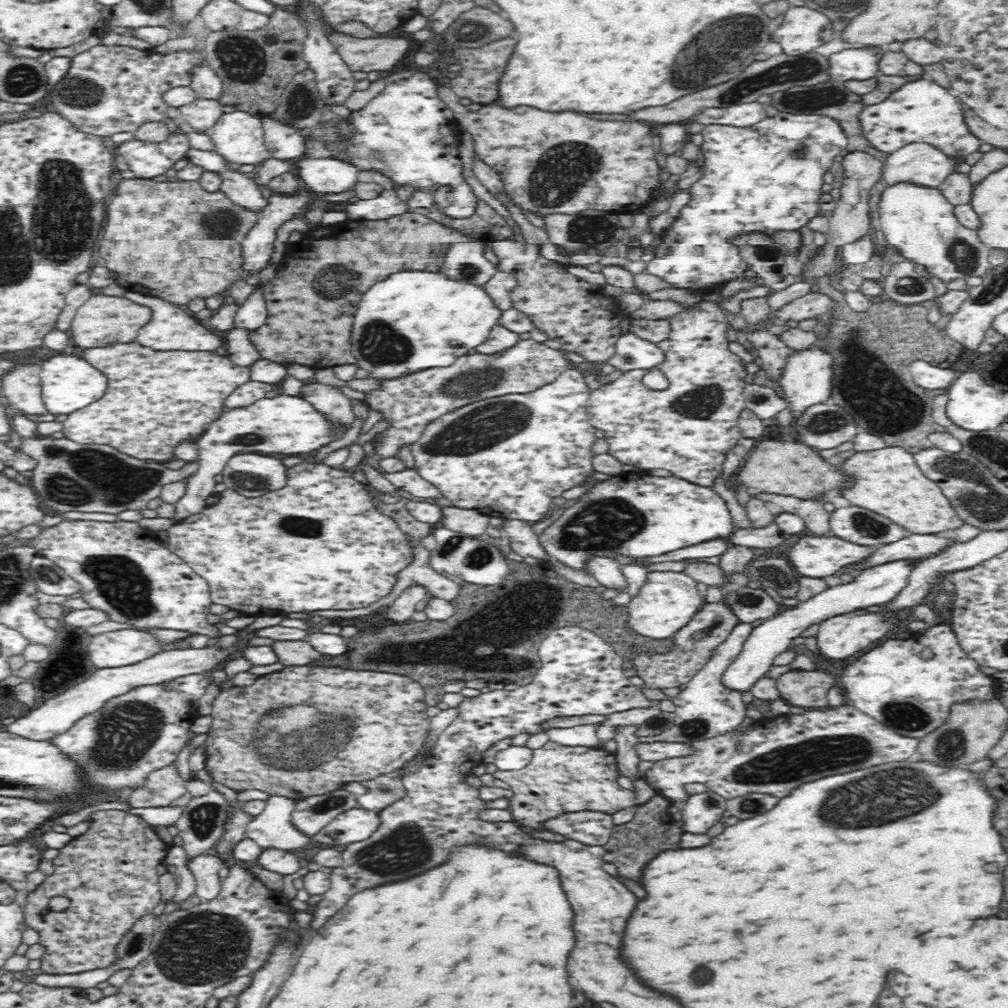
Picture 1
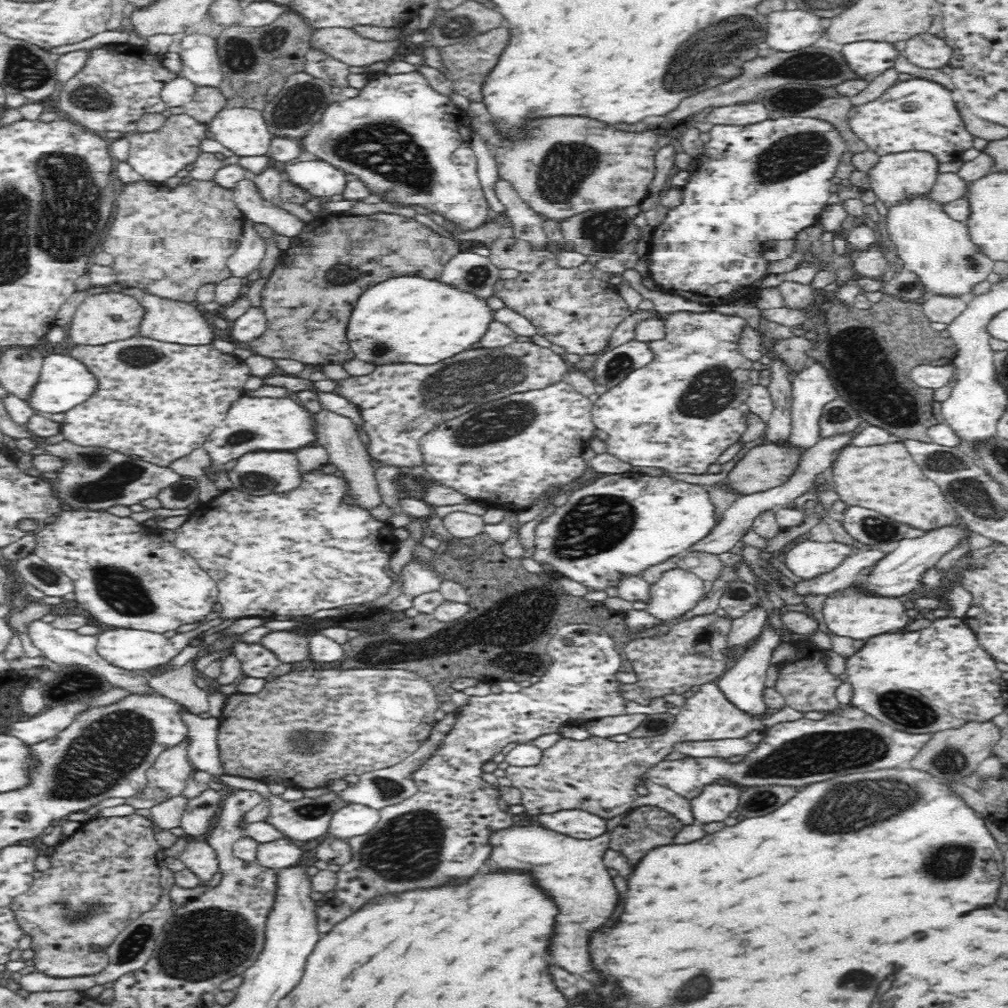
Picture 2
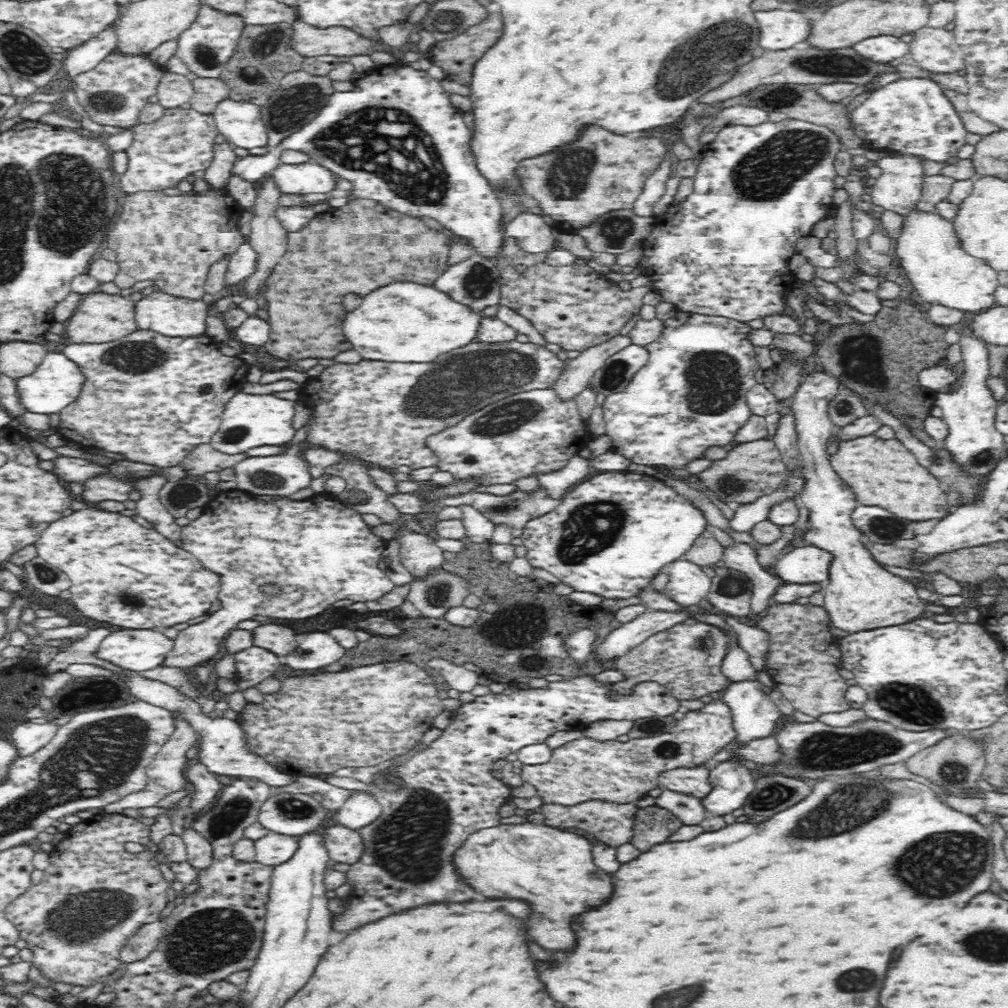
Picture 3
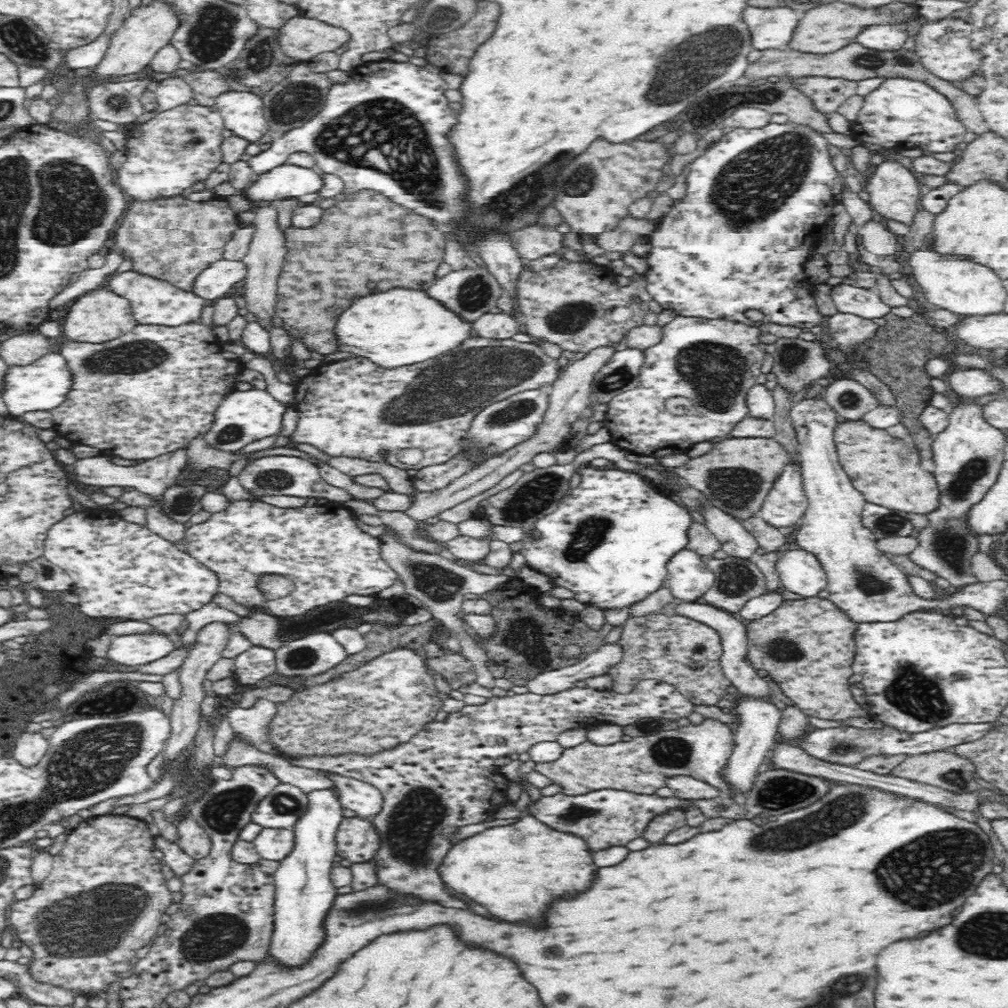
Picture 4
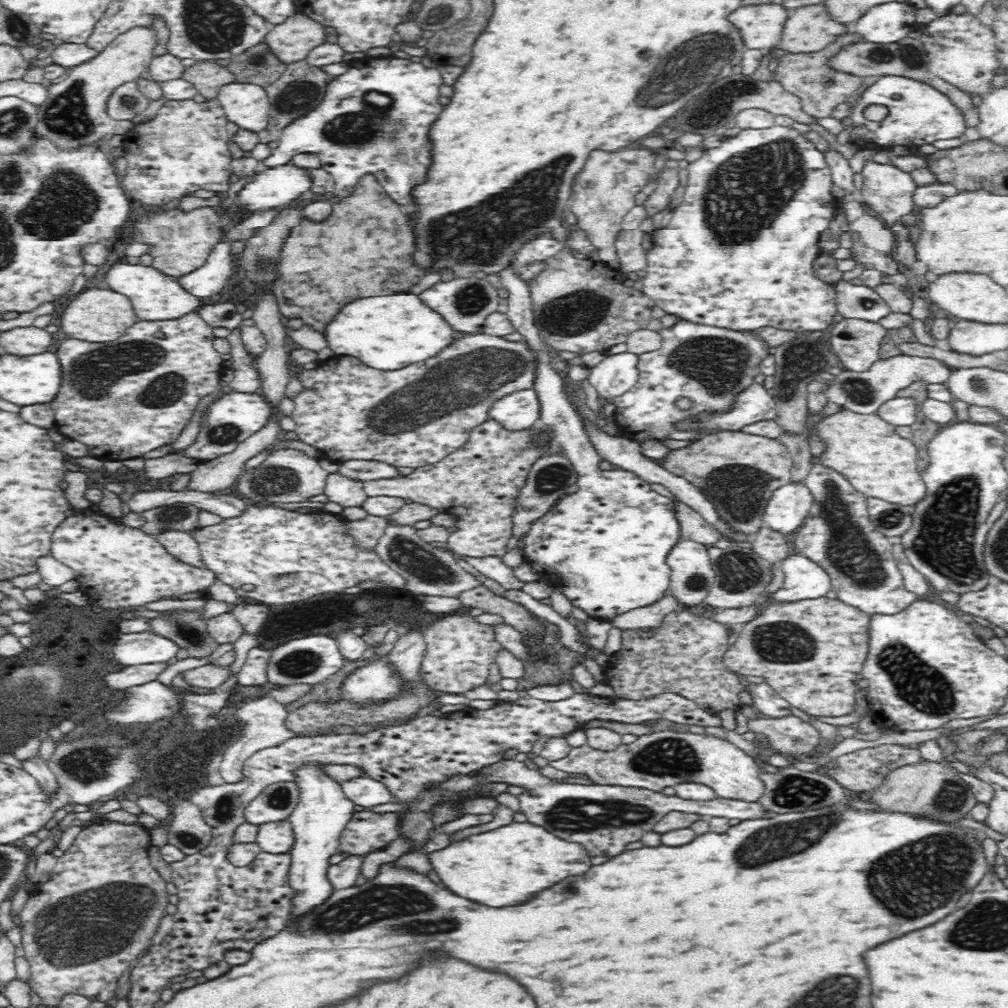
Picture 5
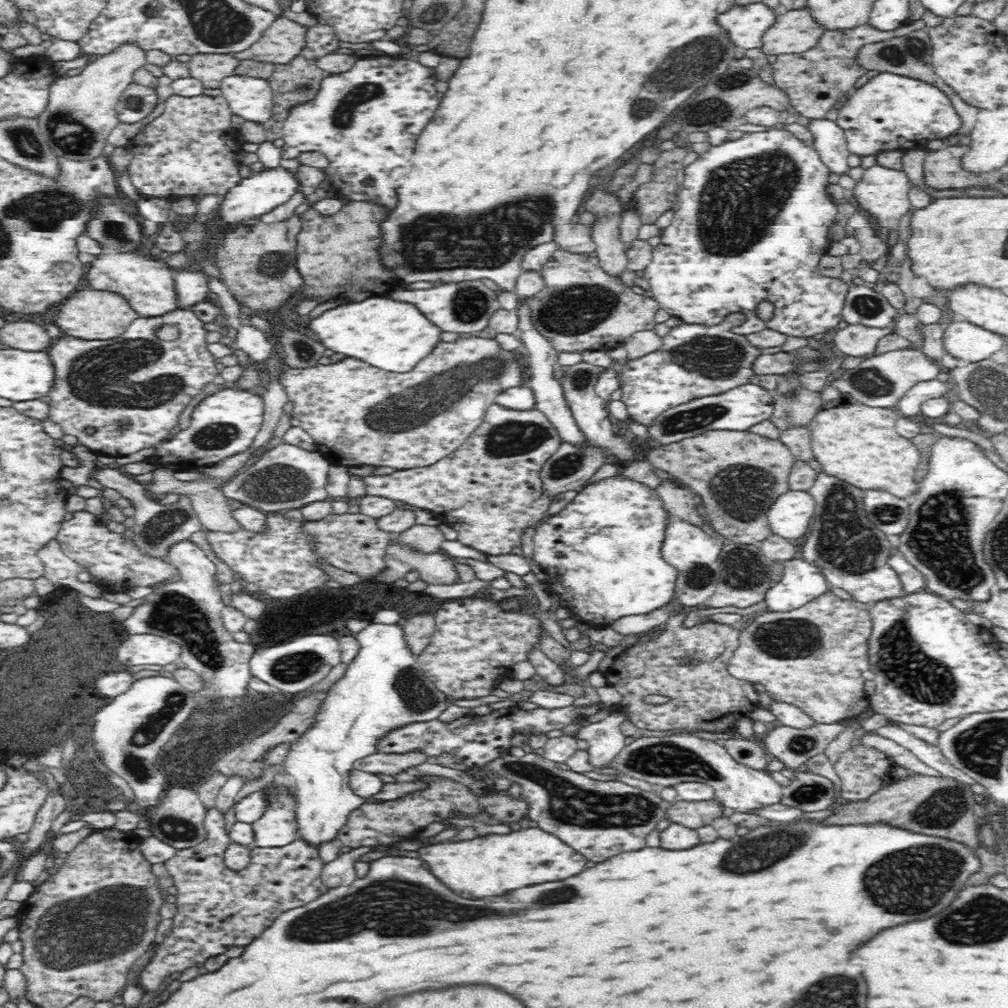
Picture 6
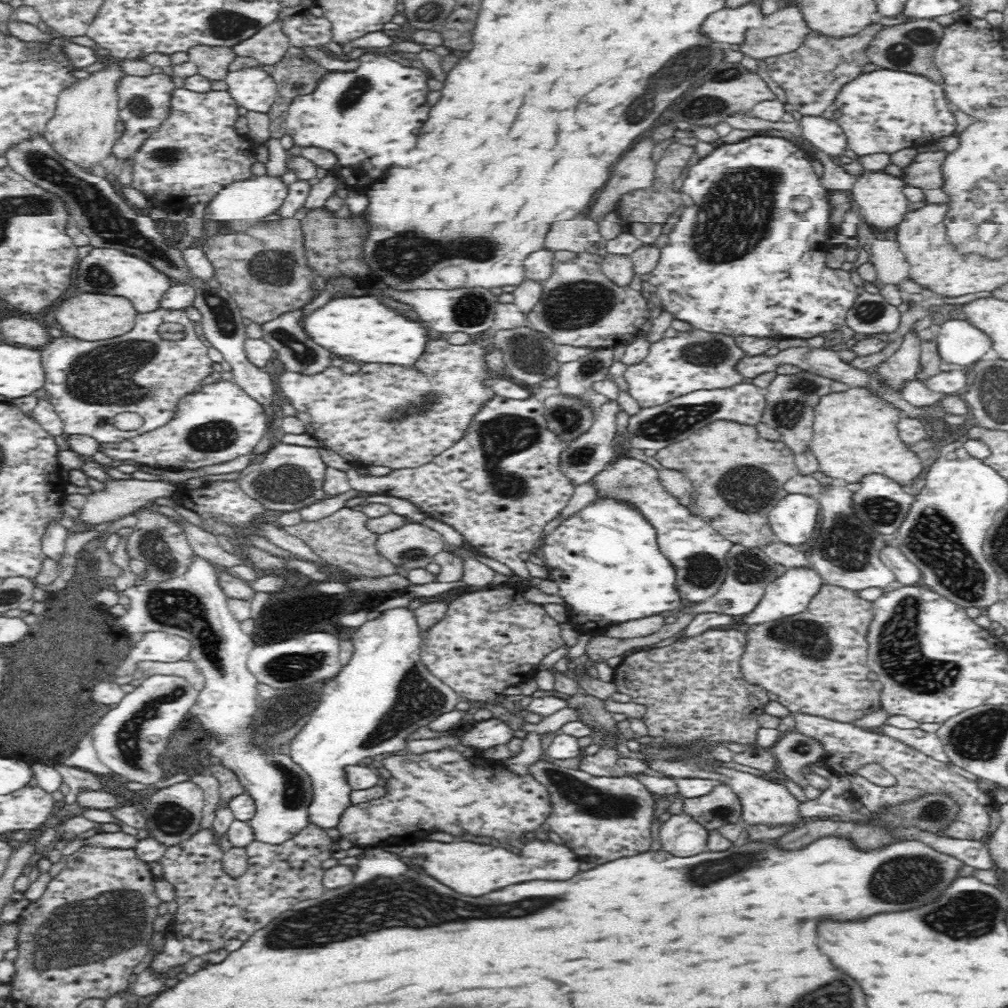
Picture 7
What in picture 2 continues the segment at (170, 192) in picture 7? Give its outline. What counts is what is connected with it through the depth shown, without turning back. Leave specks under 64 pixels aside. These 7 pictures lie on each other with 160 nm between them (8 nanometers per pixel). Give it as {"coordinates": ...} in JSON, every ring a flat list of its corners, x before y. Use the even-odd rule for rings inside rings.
{"coordinates":[[184,113,172,114,158,132,130,132,126,134,128,147,128,164,144,181,163,183,192,164,200,154,200,141,206,137,207,125,196,122]]}

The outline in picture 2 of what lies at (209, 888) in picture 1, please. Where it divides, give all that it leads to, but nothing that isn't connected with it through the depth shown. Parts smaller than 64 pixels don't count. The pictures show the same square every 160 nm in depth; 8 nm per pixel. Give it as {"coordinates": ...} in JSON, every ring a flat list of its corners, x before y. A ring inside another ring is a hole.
{"coordinates":[[188,840,180,859,186,869,196,874,198,881,204,885,212,882,214,874,219,872,217,853,205,840]]}

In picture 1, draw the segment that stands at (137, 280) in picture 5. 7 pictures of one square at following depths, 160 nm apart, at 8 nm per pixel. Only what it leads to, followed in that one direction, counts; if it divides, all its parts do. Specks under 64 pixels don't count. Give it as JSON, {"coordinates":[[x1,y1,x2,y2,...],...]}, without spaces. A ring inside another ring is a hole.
{"coordinates":[[126,292,126,298,149,306,153,310,150,322,143,326,136,337,135,342,139,346,154,350,154,352,171,352,180,350,181,352,215,352,216,348,223,346,221,337,206,329,200,324,198,318,192,316,186,310,180,309,177,305,162,300,160,297,153,297,146,292,138,294,138,292]]}

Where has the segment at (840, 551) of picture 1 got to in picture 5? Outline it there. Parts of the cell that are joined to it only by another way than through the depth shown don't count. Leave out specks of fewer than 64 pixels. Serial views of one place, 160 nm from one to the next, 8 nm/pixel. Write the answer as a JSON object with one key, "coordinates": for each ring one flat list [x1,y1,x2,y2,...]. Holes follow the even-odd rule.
{"coordinates":[[802,553,788,555,777,565,785,579,782,588,768,595,771,602,817,599,833,590,829,574]]}

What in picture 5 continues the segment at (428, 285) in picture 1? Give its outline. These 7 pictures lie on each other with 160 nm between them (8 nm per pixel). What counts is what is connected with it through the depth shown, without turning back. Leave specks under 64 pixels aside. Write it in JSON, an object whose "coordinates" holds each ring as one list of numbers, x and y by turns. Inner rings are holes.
{"coordinates":[[390,294,354,300,340,310,340,314,326,326,324,334,327,346,336,355,354,356,362,363,384,371,399,370,414,362,428,360,456,340,456,329,416,294]]}

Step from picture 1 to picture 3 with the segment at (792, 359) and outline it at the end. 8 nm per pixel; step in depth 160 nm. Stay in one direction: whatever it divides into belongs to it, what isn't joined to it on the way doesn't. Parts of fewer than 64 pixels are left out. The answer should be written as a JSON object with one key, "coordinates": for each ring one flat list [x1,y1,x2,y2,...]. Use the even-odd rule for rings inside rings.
{"coordinates":[[814,367,806,373,805,378,796,387,796,392,792,396,791,406,794,412,795,430,797,433,799,462,802,466,802,473,806,479,806,486,798,496,799,505,806,507,809,513,811,528,803,534,806,542,811,545,822,547,824,550,832,552,834,560,830,564,830,576,828,584,823,587,824,604,823,610,827,613,828,624,837,629,840,635,856,634,864,630,876,630,888,626,900,626,914,619,918,619,926,610,926,602,920,600,917,595,917,587,914,584,896,574,892,574,884,569,881,564,872,557,872,554,864,545,864,538,859,530,853,527,852,512,859,506,850,489,843,484,838,475,833,472,828,459,828,440,836,428,828,415,830,402,842,392,841,385,825,371]]}

